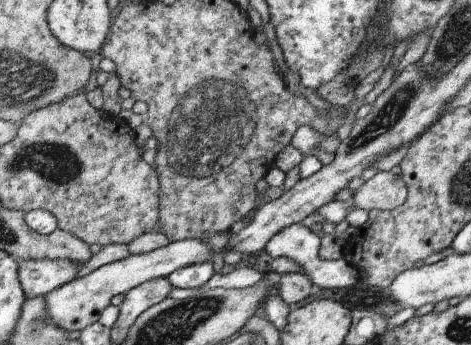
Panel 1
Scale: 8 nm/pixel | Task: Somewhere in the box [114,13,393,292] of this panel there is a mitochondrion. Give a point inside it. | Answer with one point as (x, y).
(215, 122)

